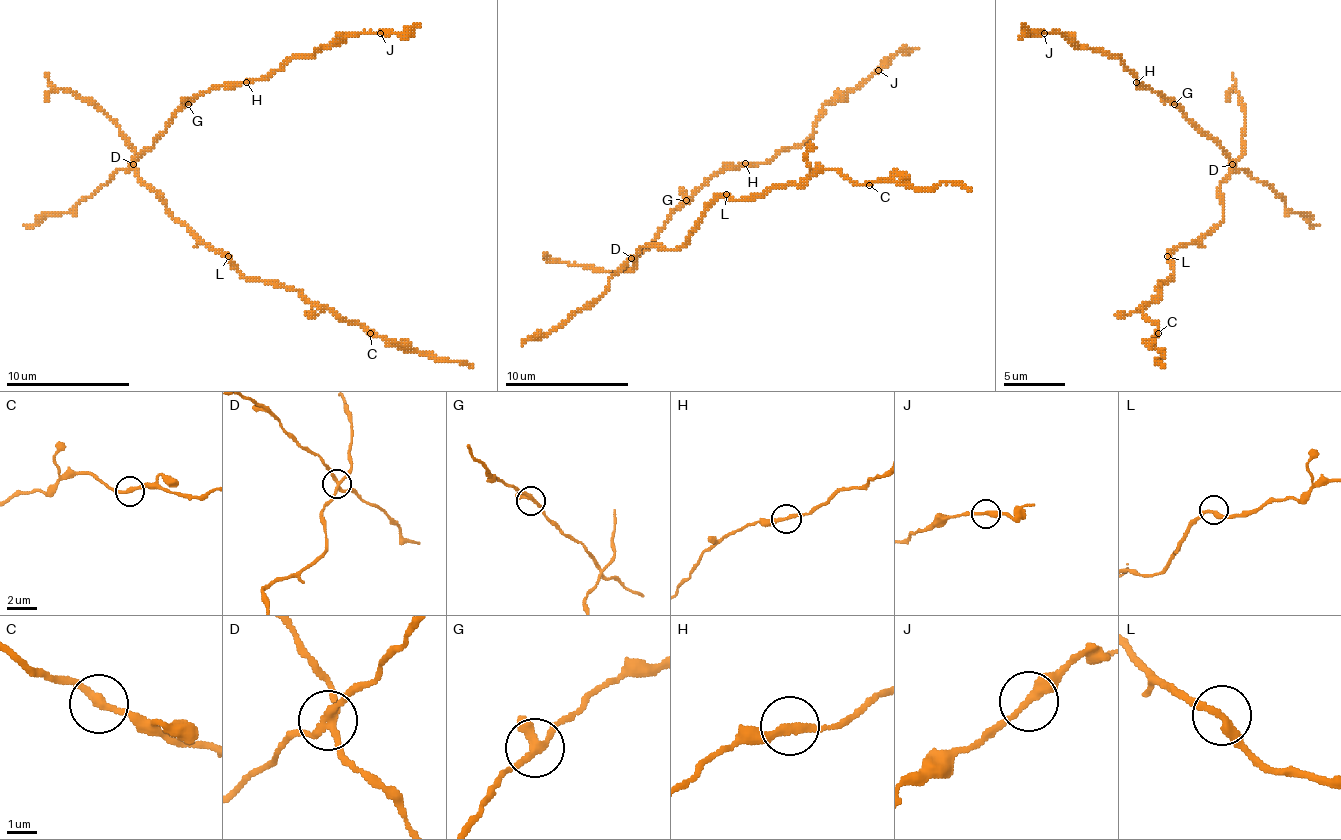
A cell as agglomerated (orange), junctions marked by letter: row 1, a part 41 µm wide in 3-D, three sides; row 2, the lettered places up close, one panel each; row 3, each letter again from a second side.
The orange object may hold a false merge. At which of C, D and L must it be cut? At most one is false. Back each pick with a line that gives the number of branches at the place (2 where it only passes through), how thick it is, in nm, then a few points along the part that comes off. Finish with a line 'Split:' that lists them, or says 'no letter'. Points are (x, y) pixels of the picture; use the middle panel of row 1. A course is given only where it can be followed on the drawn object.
D: 4 | 220 nm | (630, 259), (711, 178), (798, 148), (825, 104), (860, 89), (900, 52), (918, 48)
Split: D

